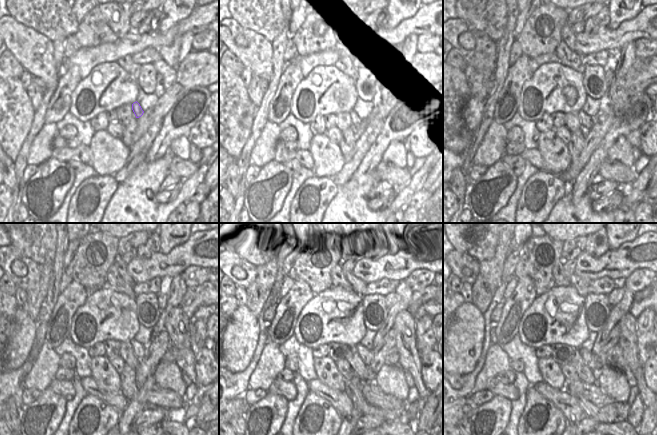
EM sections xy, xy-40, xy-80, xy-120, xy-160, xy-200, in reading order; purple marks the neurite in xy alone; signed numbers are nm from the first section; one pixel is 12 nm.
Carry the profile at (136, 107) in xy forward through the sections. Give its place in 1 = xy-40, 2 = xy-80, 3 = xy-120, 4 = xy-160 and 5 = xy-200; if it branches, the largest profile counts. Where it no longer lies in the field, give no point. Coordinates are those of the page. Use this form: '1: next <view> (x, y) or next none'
1: next xy-40 (359, 118)
2: next xy-80 (586, 121)
3: next xy-120 (139, 350)
4: next xy-160 (365, 354)
5: next xy-200 (590, 359)

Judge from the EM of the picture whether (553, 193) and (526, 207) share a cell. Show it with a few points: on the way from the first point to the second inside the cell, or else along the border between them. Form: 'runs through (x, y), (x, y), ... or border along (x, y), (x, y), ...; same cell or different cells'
runs through (546, 193), (533, 204); same cell

